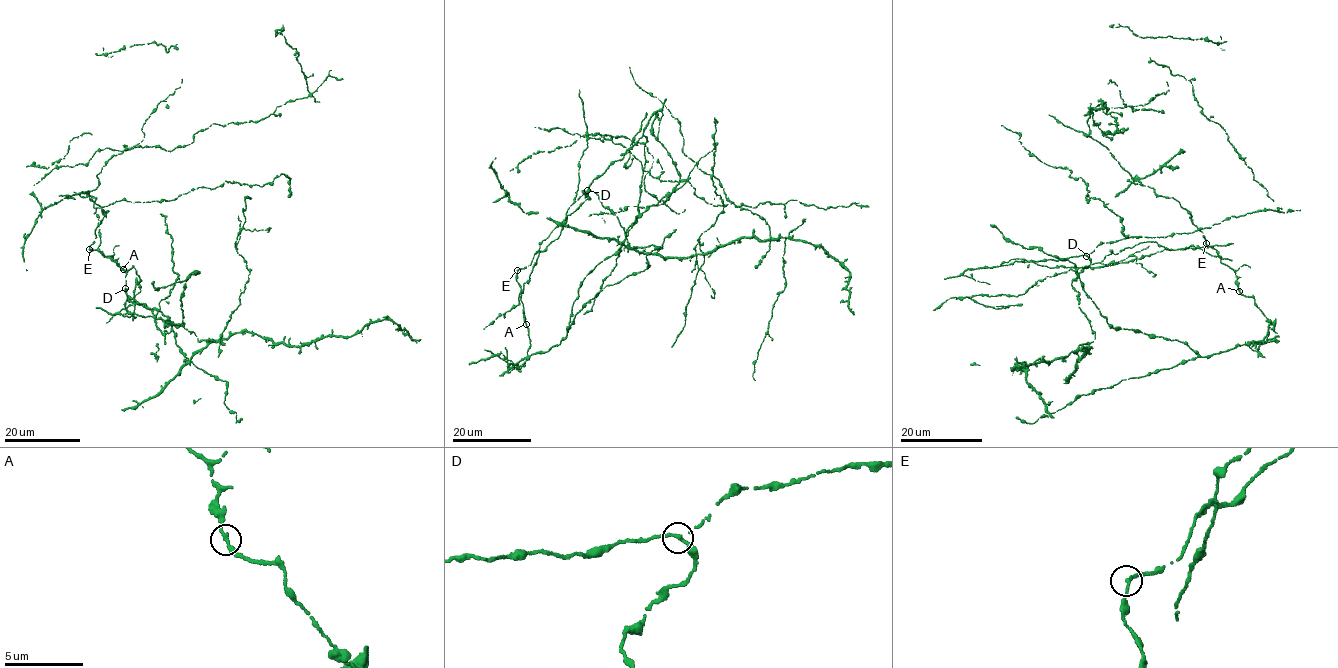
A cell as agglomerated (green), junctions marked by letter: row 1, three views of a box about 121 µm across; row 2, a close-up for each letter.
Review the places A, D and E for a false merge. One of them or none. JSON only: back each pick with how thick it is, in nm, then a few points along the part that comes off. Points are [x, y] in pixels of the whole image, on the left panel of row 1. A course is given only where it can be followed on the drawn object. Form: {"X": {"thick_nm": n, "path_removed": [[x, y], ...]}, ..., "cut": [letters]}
{"A": {"thick_nm": 240, "path_removed": [[123, 269], [139, 278], [136, 303], [181, 324], [181, 293], [199, 273], [152, 283]]}, "cut": ["A"]}

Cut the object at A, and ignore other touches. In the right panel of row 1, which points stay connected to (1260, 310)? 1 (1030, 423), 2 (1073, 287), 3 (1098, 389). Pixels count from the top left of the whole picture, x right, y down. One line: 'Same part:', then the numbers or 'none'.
Same part: 1, 3

